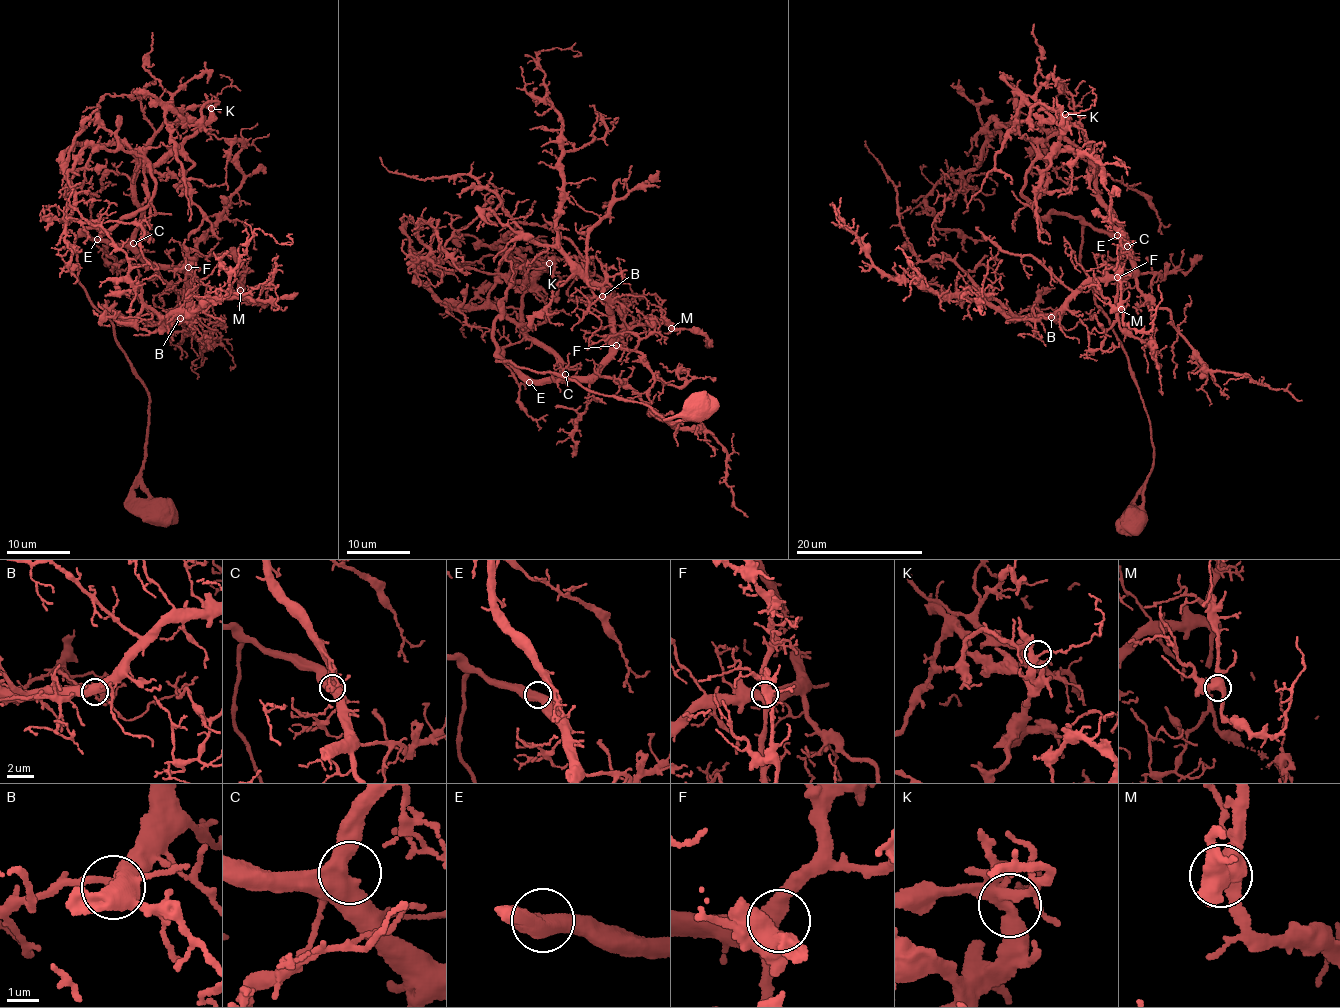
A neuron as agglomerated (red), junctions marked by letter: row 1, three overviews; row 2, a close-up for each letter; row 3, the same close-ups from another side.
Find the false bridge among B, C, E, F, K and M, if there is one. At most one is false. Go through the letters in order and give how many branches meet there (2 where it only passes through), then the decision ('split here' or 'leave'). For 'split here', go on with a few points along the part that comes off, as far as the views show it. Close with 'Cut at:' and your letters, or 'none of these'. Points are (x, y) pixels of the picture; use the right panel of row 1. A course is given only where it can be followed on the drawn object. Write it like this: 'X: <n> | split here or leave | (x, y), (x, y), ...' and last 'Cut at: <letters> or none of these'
B: 3 | leave
C: 2 | leave
E: 2 | leave
F: 2 | leave
K: 3 | leave
M: 3 | leave
Cut at: none of these

